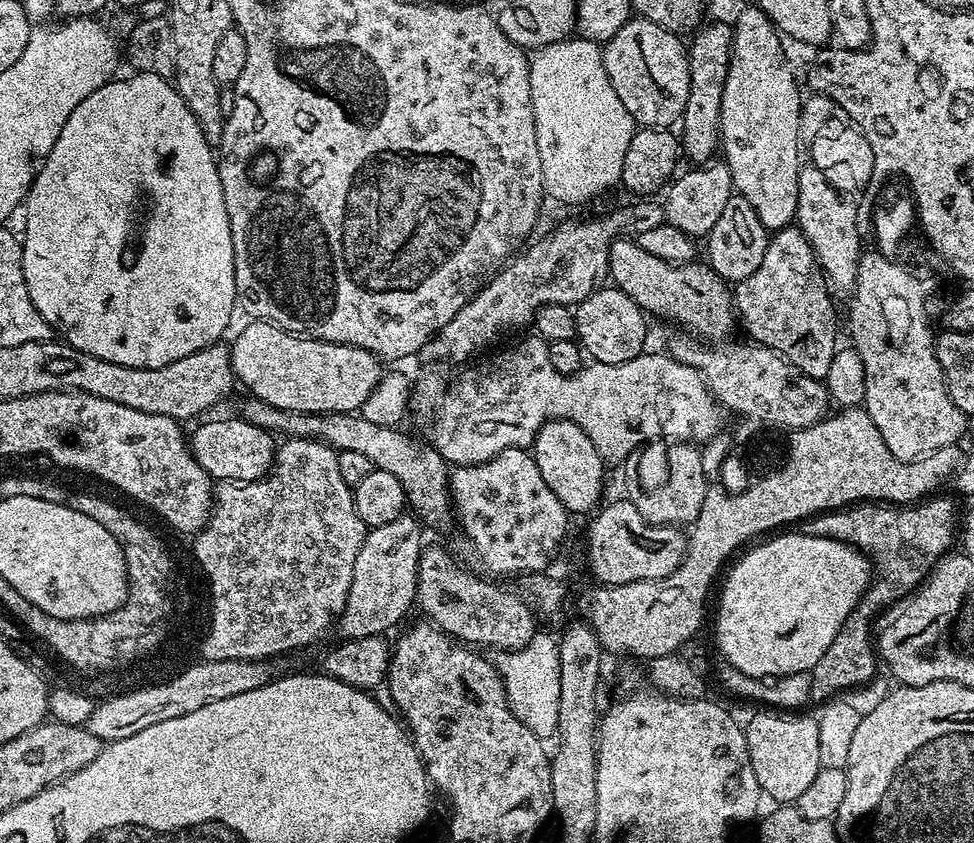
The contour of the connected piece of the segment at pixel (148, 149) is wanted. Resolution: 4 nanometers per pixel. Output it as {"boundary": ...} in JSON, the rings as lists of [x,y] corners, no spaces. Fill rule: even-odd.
{"boundary":[[[136,72],[129,80],[113,78],[94,90],[94,94],[78,102],[70,118],[66,118],[66,126],[62,126],[62,134],[58,134],[54,150],[50,150],[40,165],[40,172],[28,192],[27,208],[24,236],[22,232],[22,270],[26,278],[26,290],[30,290],[30,302],[34,302],[38,314],[46,318],[50,327],[67,344],[82,350],[82,354],[94,354],[94,358],[102,358],[102,362],[114,362],[118,366],[161,368],[225,339],[224,331],[232,320],[232,307],[235,309],[238,301],[234,246],[218,160],[213,145],[202,134],[194,114],[190,114],[186,102],[165,77]]]}

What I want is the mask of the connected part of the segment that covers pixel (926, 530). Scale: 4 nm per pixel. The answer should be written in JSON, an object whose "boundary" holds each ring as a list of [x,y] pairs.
{"boundary":[[[928,498],[907,506],[887,502],[857,502],[831,512],[821,512],[802,524],[807,536],[821,536],[841,540],[844,544],[855,545],[870,557],[874,565],[875,578],[883,578],[888,584],[888,601],[893,603],[922,584],[932,567],[958,536],[958,512],[948,500]]]}

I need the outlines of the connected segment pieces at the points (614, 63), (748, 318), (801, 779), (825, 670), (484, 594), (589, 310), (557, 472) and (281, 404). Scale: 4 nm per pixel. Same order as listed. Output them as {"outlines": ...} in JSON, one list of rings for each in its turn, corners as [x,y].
{"outlines":[[[[629,18],[603,45],[604,65],[606,74],[610,78],[610,86],[614,86],[614,94],[622,98],[622,106],[632,115],[633,121],[642,128],[671,129],[672,123],[679,121],[690,95],[690,66],[688,65],[688,51],[685,41],[682,42],[677,33],[643,18]]],[[[789,226],[781,228],[769,239],[768,245],[766,246],[766,254],[762,258],[762,266],[758,266],[758,270],[754,270],[754,274],[750,274],[750,278],[739,281],[734,288],[734,307],[738,313],[739,323],[744,324],[744,328],[749,332],[751,339],[755,343],[762,345],[764,348],[774,350],[780,356],[785,356],[792,365],[797,368],[802,374],[806,374],[810,378],[824,382],[827,378],[827,370],[830,369],[831,359],[834,358],[838,349],[838,342],[836,342],[836,304],[837,301],[834,299],[834,293],[828,286],[828,279],[824,276],[824,271],[820,268],[820,263],[816,260],[814,250],[810,246],[810,242],[804,237],[799,227]]],[[[760,710],[757,716],[746,720],[744,737],[750,754],[750,766],[754,766],[754,778],[758,778],[758,786],[765,797],[768,796],[780,806],[791,805],[804,791],[810,787],[810,782],[818,778],[820,773],[820,759],[818,758],[818,722],[815,715],[777,714],[772,710]]],[[[863,596],[856,609],[846,618],[842,630],[830,642],[830,650],[818,658],[818,662],[812,667],[812,700],[827,702],[841,694],[848,694],[851,688],[860,688],[872,680],[878,665],[878,652],[874,647],[874,621],[884,608],[881,604],[870,604]]],[[[425,547],[420,554],[416,583],[418,608],[447,636],[469,646],[482,644],[505,652],[526,646],[538,631],[538,616],[531,603],[519,591],[499,588],[499,583],[472,572],[467,572],[446,549]]],[[[601,286],[580,304],[575,305],[574,311],[576,313],[576,340],[581,349],[595,363],[621,364],[622,362],[630,362],[635,356],[639,356],[645,351],[644,343],[648,340],[648,324],[644,321],[646,313],[634,302],[634,298],[627,296],[622,289],[615,286]]],[[[569,420],[546,421],[538,430],[536,441],[530,445],[530,451],[546,486],[554,490],[558,502],[562,502],[567,512],[576,514],[576,512],[590,511],[591,513],[601,503],[600,495],[604,492],[606,462],[600,457],[598,450],[594,450],[594,442],[586,438],[586,434],[577,424]]],[[[269,320],[248,322],[236,341],[231,341],[230,351],[237,381],[244,383],[255,399],[278,410],[359,413],[382,375],[381,361],[370,350],[313,340],[311,336],[288,332]]]]}

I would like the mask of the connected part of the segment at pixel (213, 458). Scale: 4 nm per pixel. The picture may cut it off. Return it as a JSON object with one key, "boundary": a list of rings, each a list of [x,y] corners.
{"boundary":[[[247,418],[239,419],[240,420],[205,419],[203,422],[200,422],[205,422],[205,424],[198,425],[193,432],[190,432],[192,456],[198,464],[202,466],[202,470],[206,470],[206,474],[212,477],[213,481],[238,480],[247,482],[250,480],[260,480],[264,476],[267,476],[272,470],[272,462],[276,458],[276,450],[278,447],[277,437],[264,428],[259,428],[257,424],[252,424]]]}

